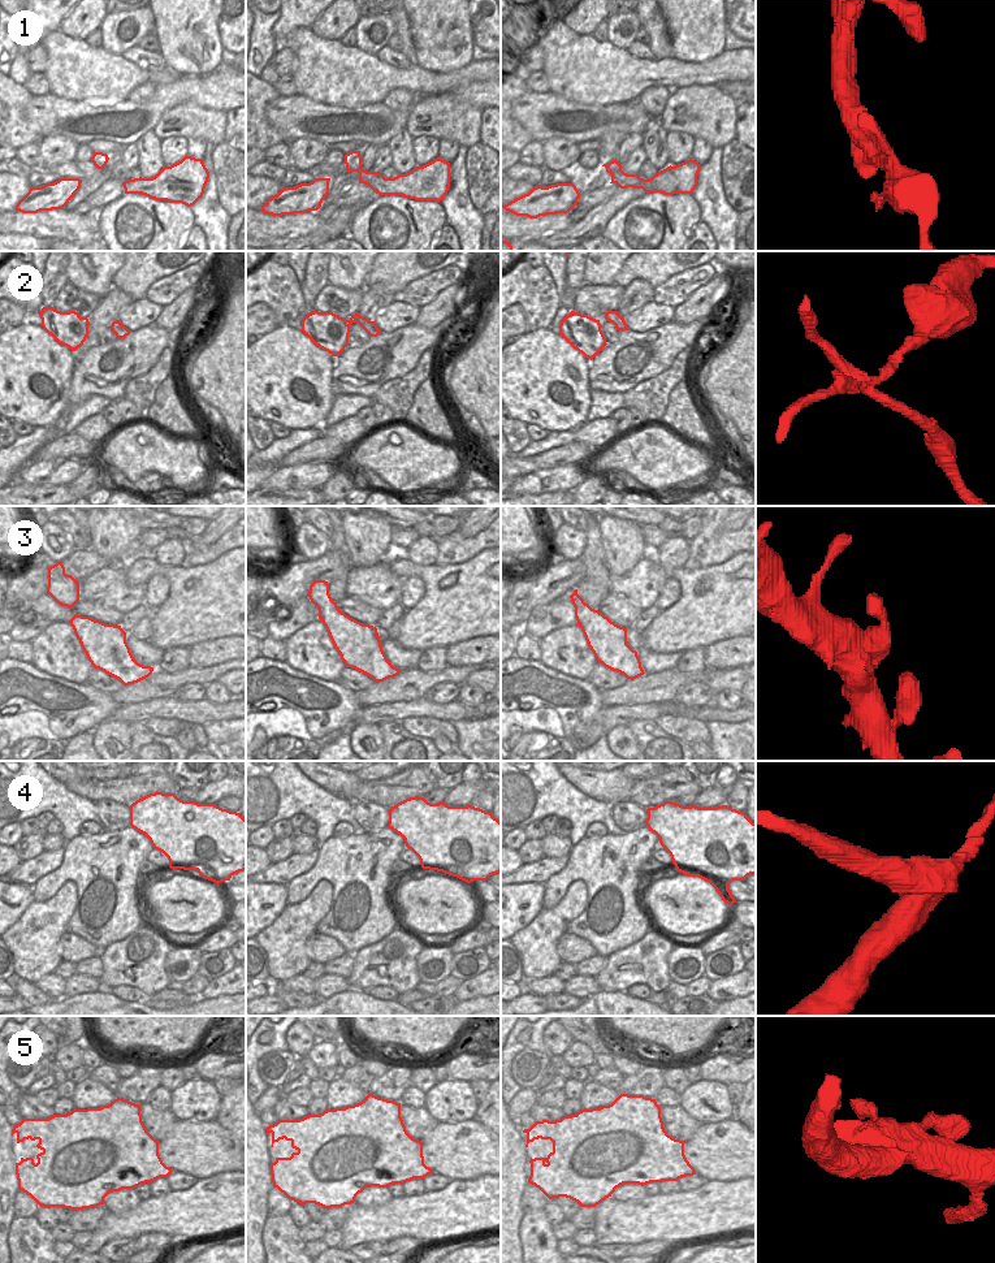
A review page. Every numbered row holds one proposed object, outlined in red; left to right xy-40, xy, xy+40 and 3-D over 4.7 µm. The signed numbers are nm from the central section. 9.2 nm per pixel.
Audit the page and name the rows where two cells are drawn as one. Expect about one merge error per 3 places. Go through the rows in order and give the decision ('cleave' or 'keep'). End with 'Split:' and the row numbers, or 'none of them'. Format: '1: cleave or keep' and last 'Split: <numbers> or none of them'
1: keep
2: cleave
3: keep
4: cleave
5: cleave
Split: 2, 4, 5

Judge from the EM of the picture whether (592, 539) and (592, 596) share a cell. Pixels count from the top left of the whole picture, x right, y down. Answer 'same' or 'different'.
same

